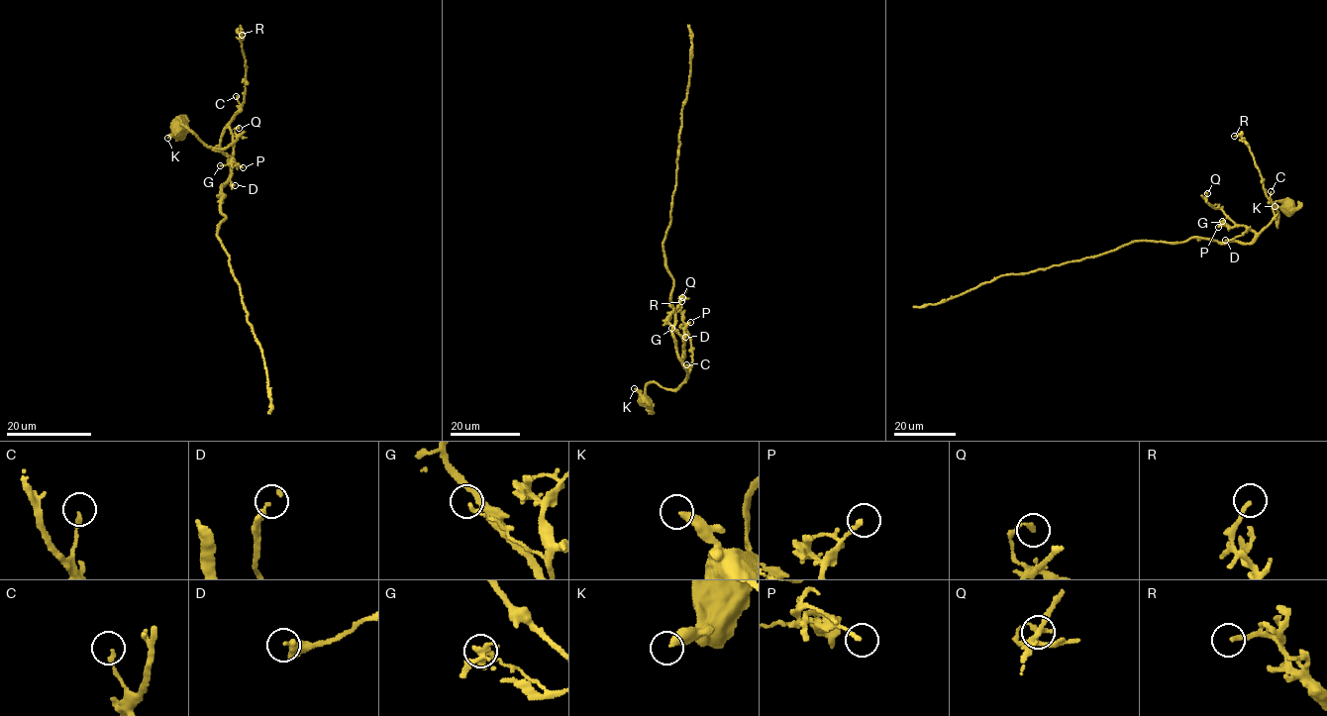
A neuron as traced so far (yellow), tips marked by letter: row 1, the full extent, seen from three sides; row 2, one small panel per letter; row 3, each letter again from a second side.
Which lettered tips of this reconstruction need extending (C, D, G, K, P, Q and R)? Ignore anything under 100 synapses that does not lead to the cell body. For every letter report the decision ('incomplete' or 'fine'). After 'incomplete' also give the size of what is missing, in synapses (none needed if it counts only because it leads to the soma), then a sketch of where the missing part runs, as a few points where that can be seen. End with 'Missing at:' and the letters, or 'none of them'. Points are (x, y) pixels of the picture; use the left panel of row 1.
C: fine
D: fine
G: fine
K: fine
P: fine
Q: fine
R: fine
Missing at: none of them

